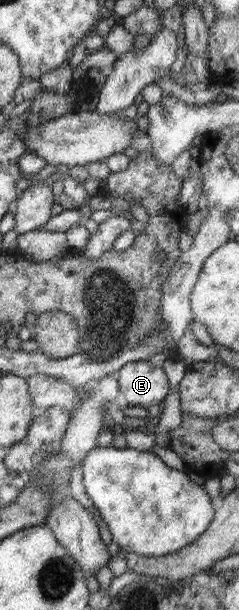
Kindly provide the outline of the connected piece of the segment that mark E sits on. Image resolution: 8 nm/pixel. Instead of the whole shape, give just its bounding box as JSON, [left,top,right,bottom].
[116,361,171,408]

